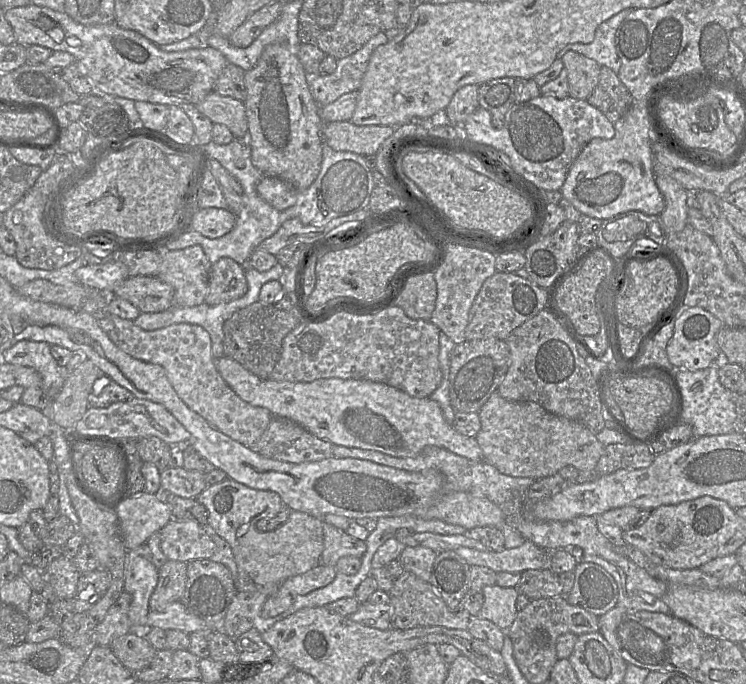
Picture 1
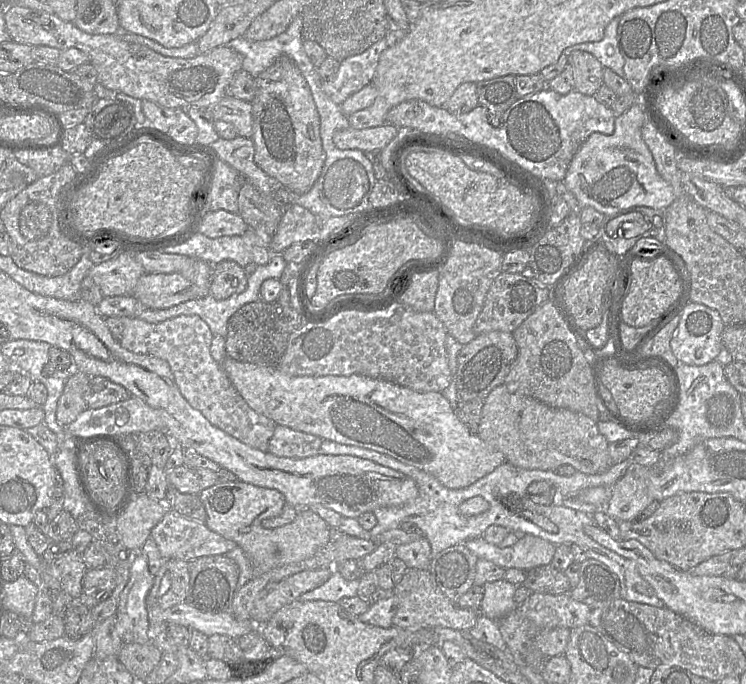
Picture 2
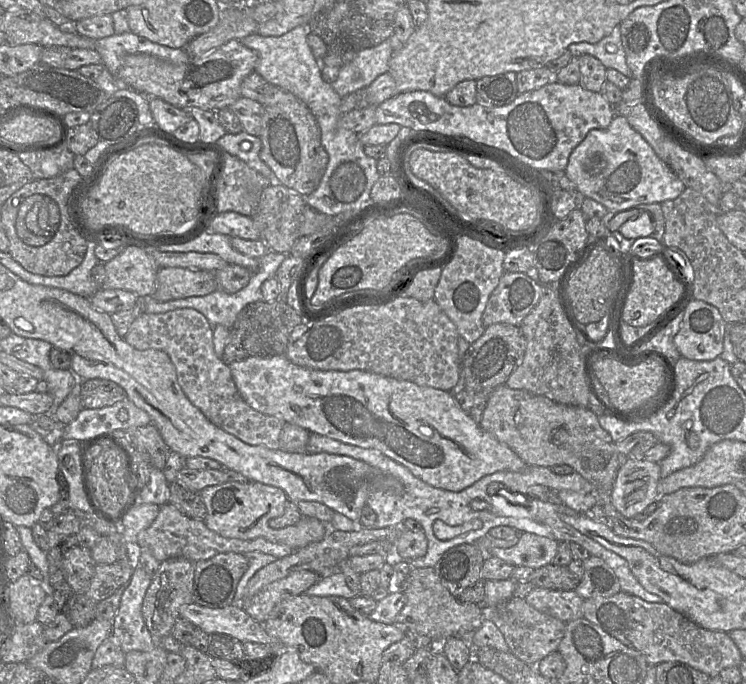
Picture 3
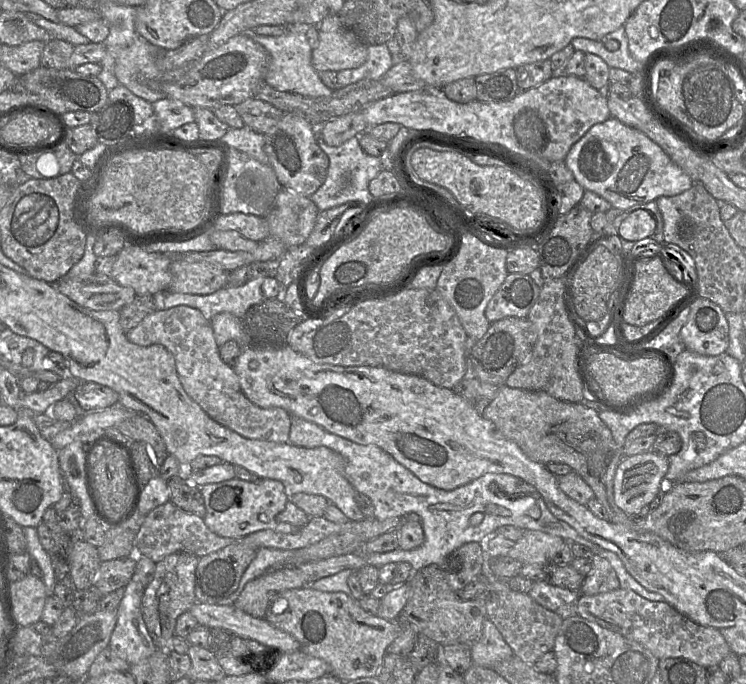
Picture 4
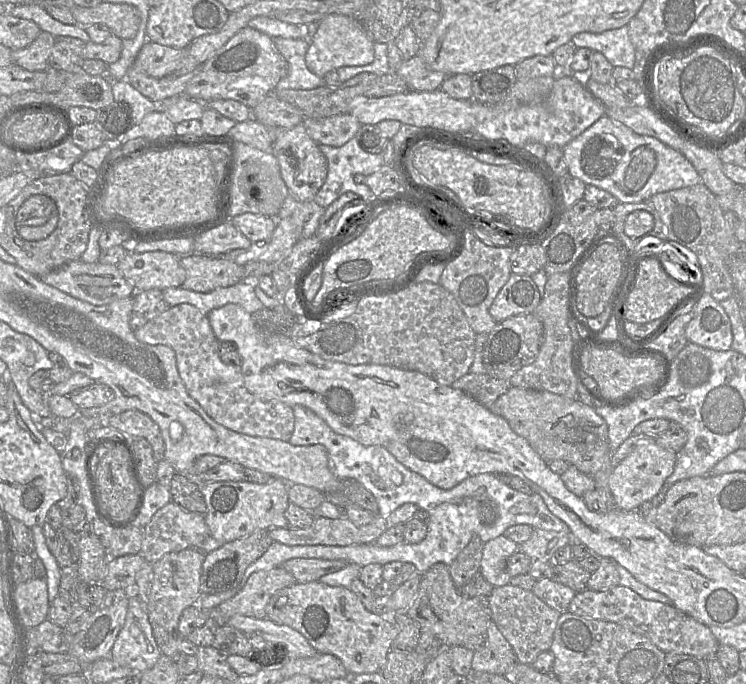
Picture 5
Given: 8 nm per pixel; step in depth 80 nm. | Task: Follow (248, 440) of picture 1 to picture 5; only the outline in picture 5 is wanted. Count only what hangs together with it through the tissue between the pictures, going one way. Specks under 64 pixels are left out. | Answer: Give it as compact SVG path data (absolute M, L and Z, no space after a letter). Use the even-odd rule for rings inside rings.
M180 304L148 321L144 326L134 331L140 342L149 345L166 345L172 348L176 355L176 365L187 393L198 402L204 411L218 424L252 437L264 437L287 442L292 437L295 427L293 407L282 401L263 401L254 396L245 386L244 376L240 366L225 364L219 355L220 342L215 337L207 315L191 304Z

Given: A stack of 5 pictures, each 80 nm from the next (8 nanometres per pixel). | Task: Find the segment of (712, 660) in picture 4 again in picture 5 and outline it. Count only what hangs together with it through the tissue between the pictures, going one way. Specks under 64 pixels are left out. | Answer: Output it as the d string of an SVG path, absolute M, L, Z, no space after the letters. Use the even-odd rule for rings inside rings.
M621 585L603 591L586 589L578 592L570 602L568 611L578 616L619 624L647 637L664 653L688 654L706 659L716 654L720 645L708 626L673 605L644 599L632 589Z

